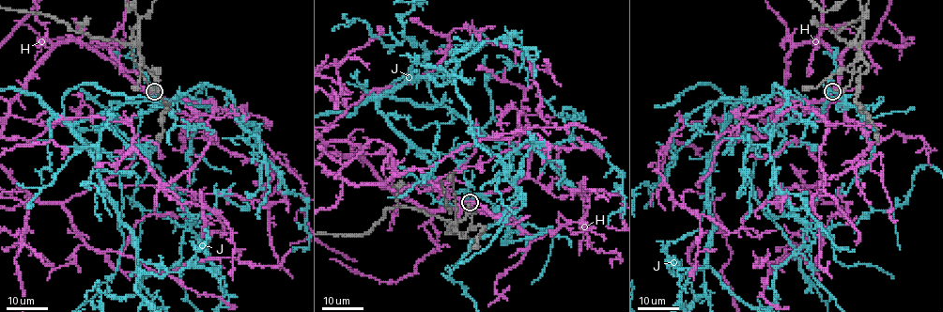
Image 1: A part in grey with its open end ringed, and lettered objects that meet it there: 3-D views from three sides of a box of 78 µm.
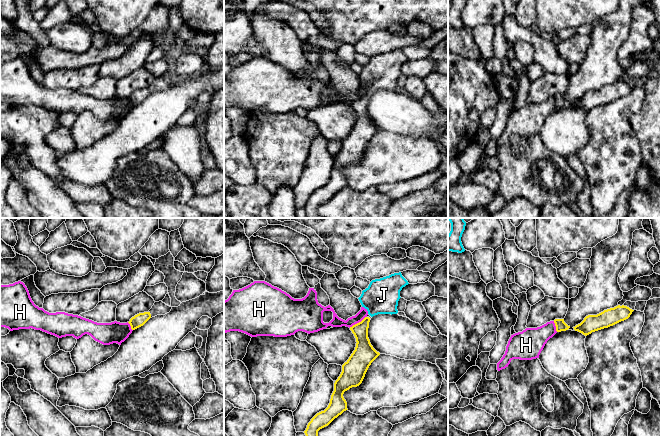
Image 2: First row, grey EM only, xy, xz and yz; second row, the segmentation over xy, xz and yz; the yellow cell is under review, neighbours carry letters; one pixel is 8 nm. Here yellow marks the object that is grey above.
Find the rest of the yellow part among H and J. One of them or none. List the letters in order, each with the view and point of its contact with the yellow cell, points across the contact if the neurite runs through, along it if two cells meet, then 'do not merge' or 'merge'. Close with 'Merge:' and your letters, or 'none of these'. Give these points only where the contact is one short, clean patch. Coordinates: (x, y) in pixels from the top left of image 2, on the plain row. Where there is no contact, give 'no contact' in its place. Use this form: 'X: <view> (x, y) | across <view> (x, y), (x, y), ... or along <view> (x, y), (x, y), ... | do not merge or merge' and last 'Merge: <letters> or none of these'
H: xz (357, 99) | along xz (366, 92), (349, 103) | do not merge
J: no contact | merge
Merge: J

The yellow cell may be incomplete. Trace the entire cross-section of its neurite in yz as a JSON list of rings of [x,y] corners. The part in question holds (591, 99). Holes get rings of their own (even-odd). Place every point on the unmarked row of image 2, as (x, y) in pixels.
[[[618,81],[614,84],[604,86],[597,91],[586,92],[580,100],[576,101],[573,104],[575,107],[578,107],[587,112],[592,108],[608,104],[628,95],[633,87],[634,86],[630,85],[627,82]]]

